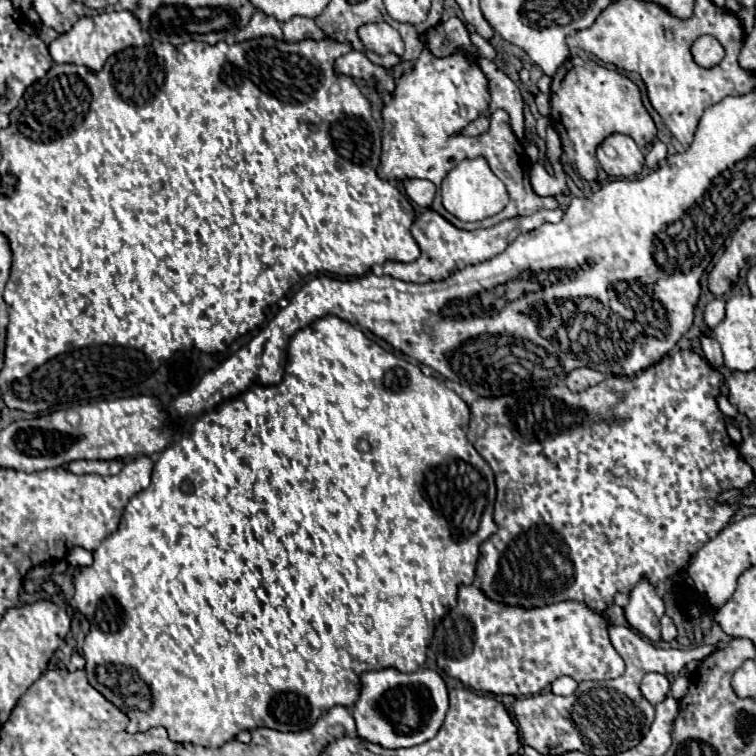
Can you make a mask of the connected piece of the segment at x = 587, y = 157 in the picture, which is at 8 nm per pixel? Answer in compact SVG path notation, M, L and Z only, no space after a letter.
M571 57L553 75L551 83L551 125L559 133L563 143L563 153L571 163L575 163L579 175L587 181L597 181L599 161L595 157L597 147L603 139L615 133L629 135L637 145L649 145L655 141L655 123L641 103L639 87L625 75L611 71L601 65L591 65L593 61L583 61Z

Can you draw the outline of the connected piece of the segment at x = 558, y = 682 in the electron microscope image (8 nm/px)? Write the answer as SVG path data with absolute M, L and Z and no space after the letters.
M559 677L553 681L553 693L555 695L571 695L577 689L577 681L571 677Z

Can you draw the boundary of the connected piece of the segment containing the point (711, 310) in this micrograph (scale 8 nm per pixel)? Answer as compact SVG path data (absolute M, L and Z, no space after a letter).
M715 297L707 307L705 307L705 323L707 327L715 327L717 323L721 323L725 319L725 299L723 297Z

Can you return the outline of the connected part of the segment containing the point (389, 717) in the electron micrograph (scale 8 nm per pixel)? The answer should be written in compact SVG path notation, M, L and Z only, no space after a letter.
M397 669L367 671L359 677L361 693L353 707L357 735L385 749L403 749L421 745L437 735L449 709L445 681L431 669L399 673Z

